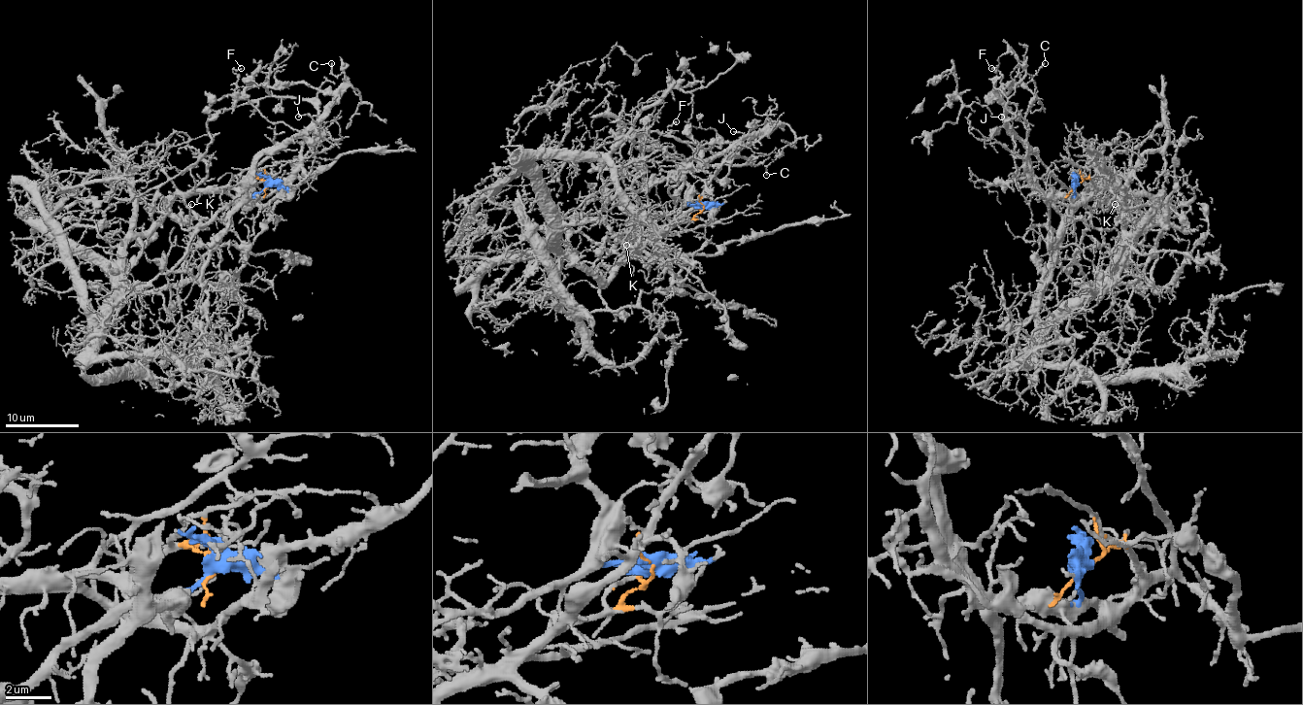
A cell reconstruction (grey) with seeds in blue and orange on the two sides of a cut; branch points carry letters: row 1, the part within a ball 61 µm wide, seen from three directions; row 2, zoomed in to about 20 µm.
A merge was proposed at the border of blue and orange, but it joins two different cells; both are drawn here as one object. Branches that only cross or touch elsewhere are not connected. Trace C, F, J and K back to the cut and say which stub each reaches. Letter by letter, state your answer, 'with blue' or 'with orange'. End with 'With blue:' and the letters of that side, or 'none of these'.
C: with blue
F: with blue
J: with blue
K: with orange
With blue: C, F, J

